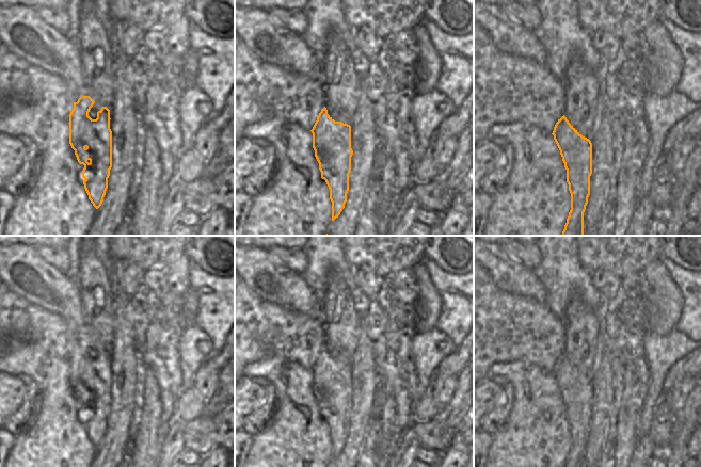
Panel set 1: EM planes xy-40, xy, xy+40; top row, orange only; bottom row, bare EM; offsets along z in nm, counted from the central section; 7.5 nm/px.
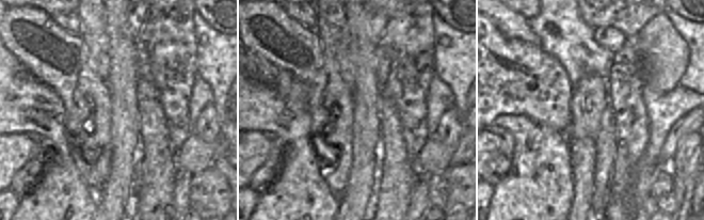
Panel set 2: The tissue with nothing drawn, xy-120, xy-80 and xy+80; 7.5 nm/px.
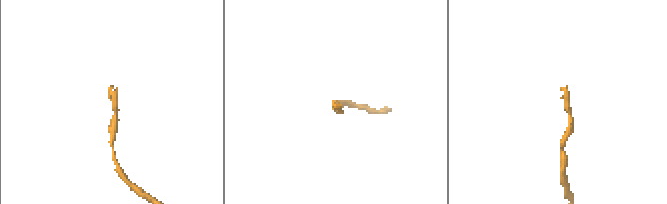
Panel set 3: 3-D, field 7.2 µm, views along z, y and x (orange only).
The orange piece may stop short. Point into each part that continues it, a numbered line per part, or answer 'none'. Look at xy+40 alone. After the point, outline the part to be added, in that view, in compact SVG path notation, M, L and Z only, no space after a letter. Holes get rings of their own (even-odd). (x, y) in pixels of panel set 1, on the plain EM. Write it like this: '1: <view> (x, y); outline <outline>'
none

